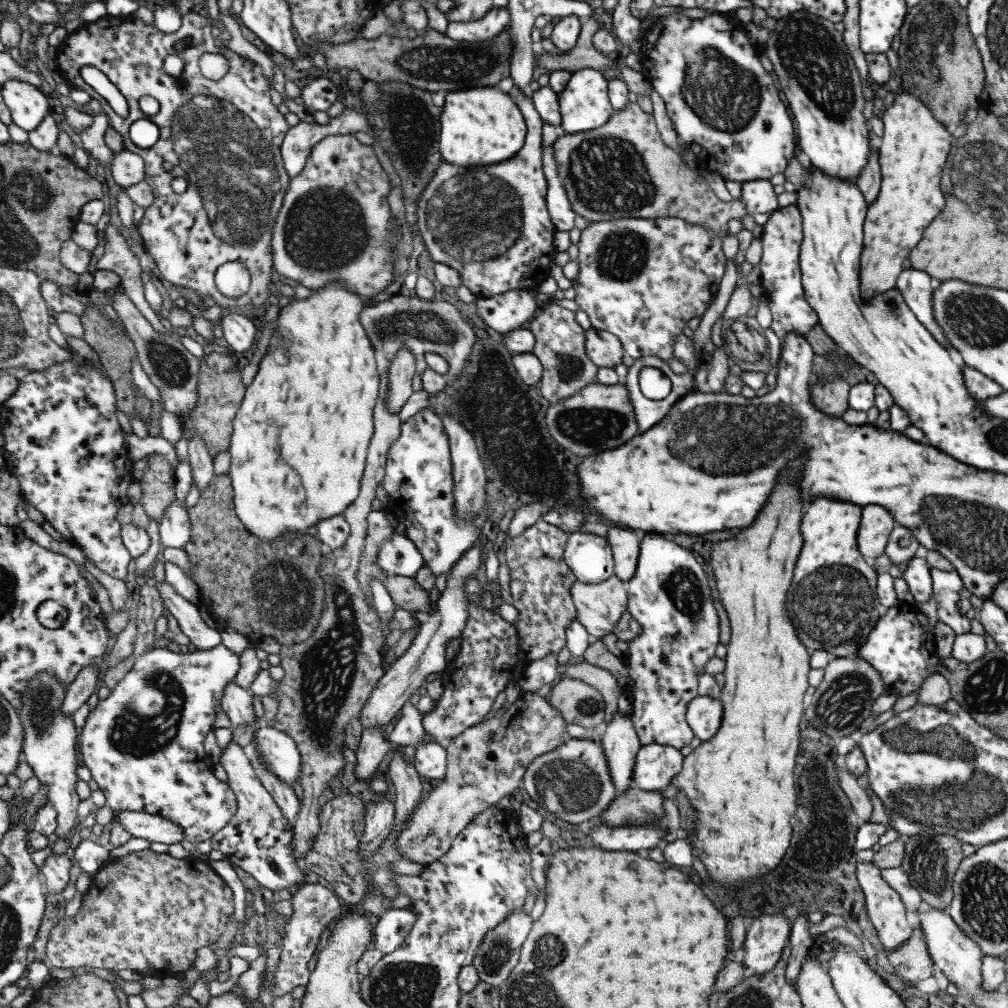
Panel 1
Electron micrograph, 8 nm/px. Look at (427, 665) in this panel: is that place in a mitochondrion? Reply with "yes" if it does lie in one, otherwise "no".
no

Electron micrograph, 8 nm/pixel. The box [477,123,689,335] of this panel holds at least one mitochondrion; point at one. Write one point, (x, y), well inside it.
(608, 175)

